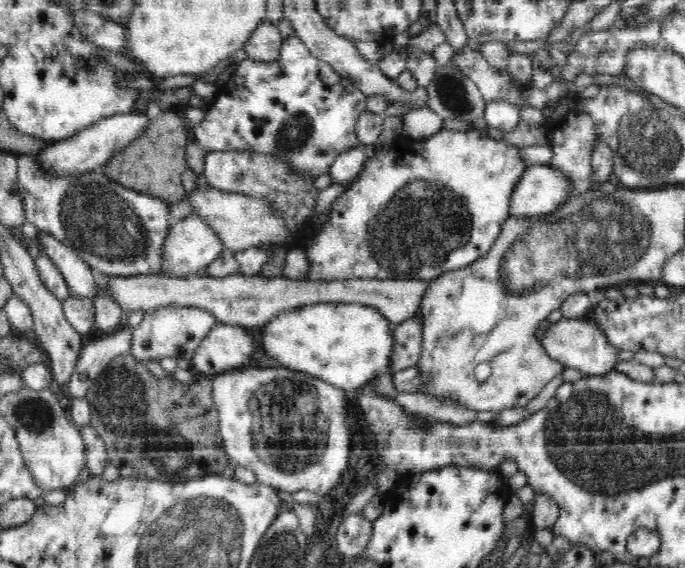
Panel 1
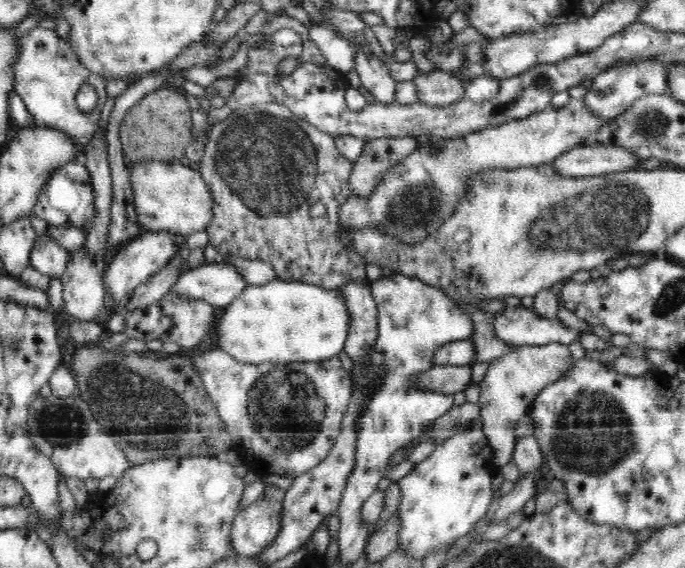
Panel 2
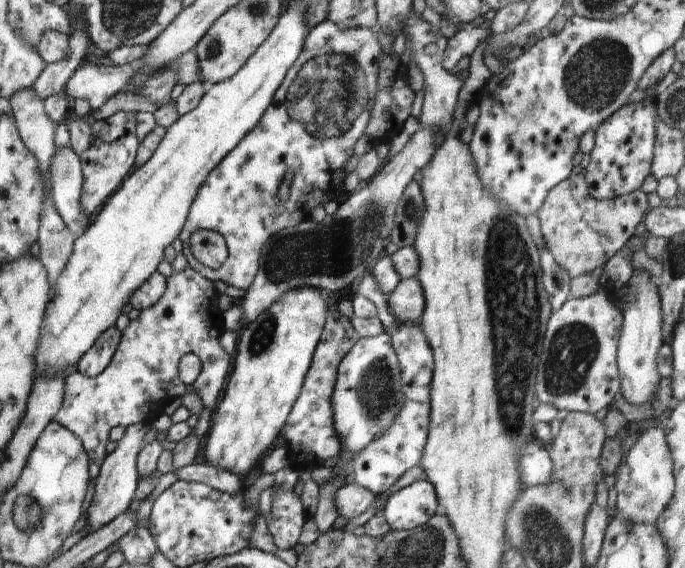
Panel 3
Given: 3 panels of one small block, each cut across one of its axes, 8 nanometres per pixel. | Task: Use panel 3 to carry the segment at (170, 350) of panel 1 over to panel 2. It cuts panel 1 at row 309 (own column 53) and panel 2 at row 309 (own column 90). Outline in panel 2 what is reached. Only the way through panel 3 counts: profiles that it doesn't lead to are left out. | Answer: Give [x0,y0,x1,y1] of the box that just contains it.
[172,259,247,310]

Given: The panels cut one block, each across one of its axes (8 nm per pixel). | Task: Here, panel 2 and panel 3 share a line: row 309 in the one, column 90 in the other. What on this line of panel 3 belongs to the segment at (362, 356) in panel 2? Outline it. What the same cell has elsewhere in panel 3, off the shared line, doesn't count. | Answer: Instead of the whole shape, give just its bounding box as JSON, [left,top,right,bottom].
[78,325,122,377]

